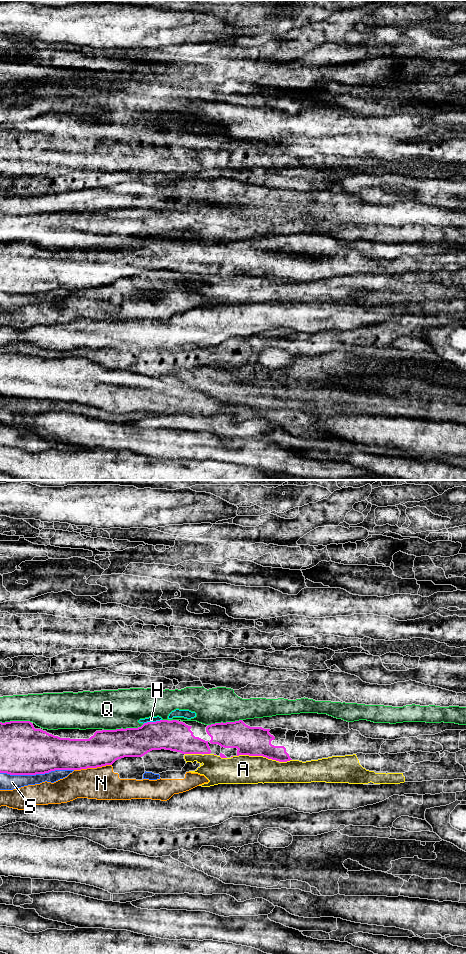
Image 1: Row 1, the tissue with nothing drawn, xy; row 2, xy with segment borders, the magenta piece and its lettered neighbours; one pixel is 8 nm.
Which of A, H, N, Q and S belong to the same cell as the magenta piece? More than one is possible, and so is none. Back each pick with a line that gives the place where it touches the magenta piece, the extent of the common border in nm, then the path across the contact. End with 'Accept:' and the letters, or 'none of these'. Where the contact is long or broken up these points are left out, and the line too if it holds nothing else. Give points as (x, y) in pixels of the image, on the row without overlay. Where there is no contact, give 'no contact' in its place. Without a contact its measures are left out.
Accept: none of these

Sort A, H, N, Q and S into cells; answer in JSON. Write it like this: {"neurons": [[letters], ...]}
{"neurons": [["A", "S"], ["H"], ["N"], ["Q"]]}

